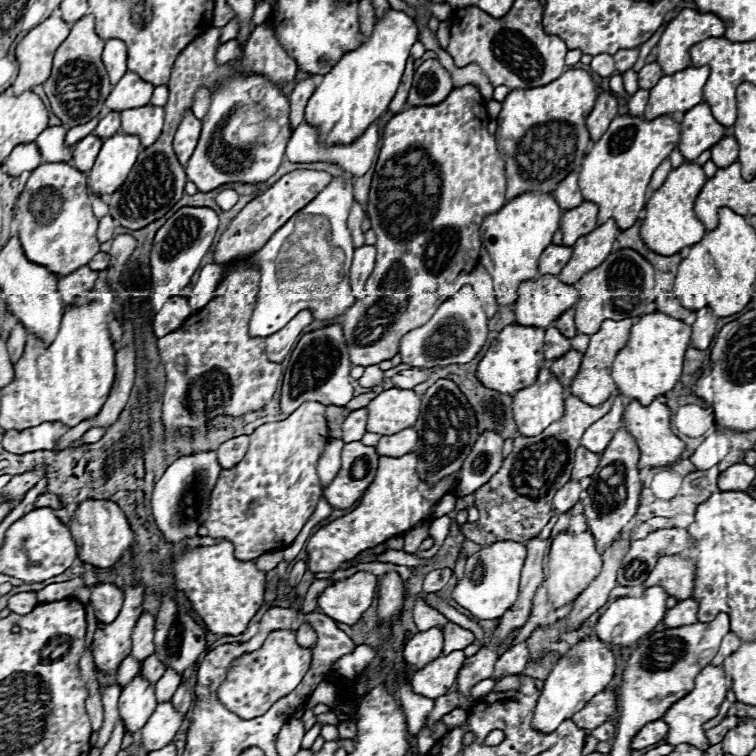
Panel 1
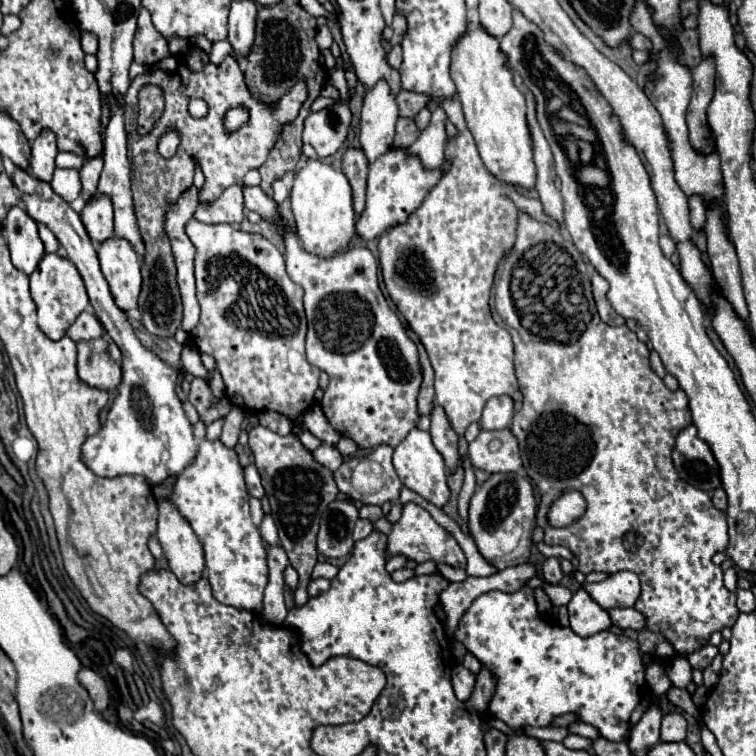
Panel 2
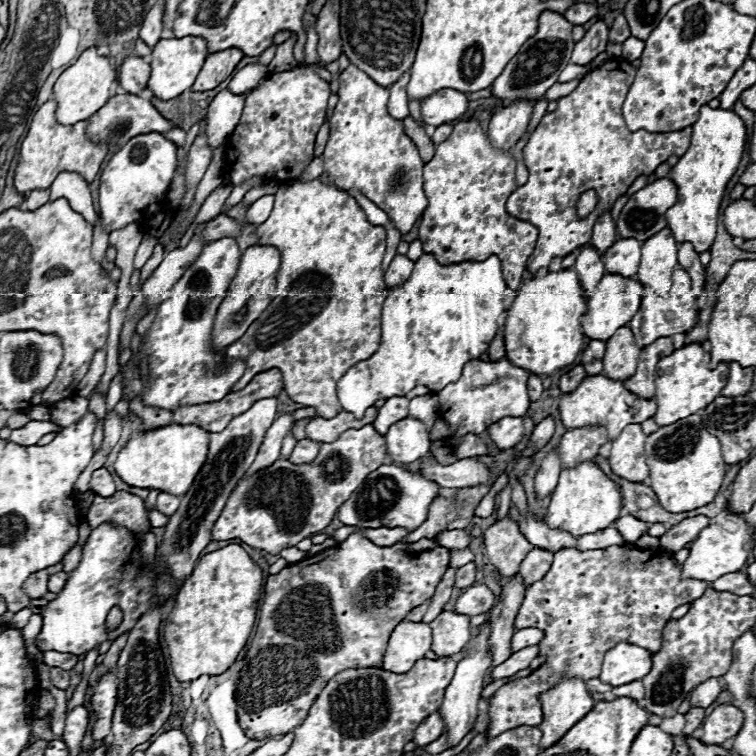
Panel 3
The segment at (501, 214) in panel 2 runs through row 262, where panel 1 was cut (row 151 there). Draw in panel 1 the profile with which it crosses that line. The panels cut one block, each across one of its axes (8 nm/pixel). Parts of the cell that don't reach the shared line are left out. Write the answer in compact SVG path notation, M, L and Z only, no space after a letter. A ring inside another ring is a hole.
M466 84L454 88L440 104L410 106L386 124L366 208L378 236L376 266L368 278L364 296L338 318L352 366L372 366L394 358L398 354L400 338L428 322L442 304L444 290L456 276L464 270L470 272L478 264L480 224L506 202L504 158L496 150L494 136L486 130L488 122L490 118L484 98L474 84Z

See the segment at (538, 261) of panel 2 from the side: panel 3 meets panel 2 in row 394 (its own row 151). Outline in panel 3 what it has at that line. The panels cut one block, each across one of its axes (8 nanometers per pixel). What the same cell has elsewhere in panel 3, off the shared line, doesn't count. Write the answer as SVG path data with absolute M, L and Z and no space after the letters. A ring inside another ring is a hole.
M620 58L608 60L606 64L602 64L602 68L596 68L592 72L588 72L582 82L578 84L578 88L560 98L558 100L558 108L554 112L548 112L538 128L532 132L528 144L524 146L524 164L528 168L528 182L520 188L516 188L508 202L506 202L506 210L524 222L534 224L540 230L536 248L532 252L532 256L528 258L528 270L532 274L536 274L540 268L548 268L552 258L556 256L568 256L570 252L574 252L576 248L584 246L590 242L592 236L592 226L596 224L596 218L600 218L600 214L604 214L604 210L610 210L612 204L626 194L626 190L632 186L632 182L638 176L648 176L652 174L660 164L664 164L670 156L682 158L684 150L688 150L690 146L690 136L692 136L692 128L684 128L678 132L646 132L646 130L638 130L638 132L630 132L622 120L622 102L626 98L628 88L632 86L636 76L636 68L630 62L624 62ZM586 190L596 190L598 194L598 204L594 208L594 212L580 220L576 216L576 202L580 198L582 192Z

